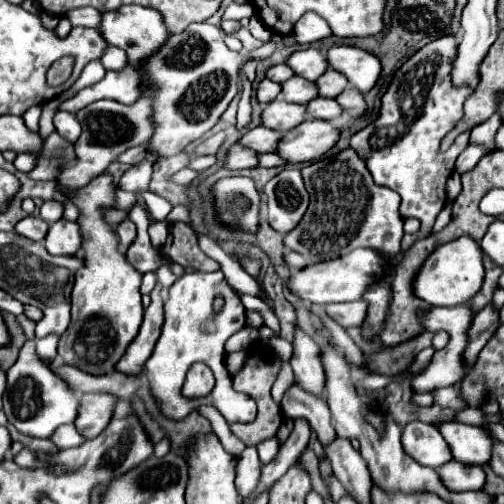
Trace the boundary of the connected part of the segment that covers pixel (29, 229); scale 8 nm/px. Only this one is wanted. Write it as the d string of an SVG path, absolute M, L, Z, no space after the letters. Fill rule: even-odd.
M28 215L28 217L24 217L22 221L16 223L16 229L14 229L14 231L16 231L18 235L26 237L26 239L42 241L44 235L46 235L46 231L48 231L48 223L44 223L44 221L38 219L38 217Z

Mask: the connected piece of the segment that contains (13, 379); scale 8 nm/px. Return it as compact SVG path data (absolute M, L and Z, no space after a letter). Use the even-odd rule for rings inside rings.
M32 339L24 343L18 361L6 373L6 393L2 399L2 411L6 413L8 423L14 425L20 433L28 437L48 439L58 425L72 423L76 419L78 399L74 391L38 359L32 343Z

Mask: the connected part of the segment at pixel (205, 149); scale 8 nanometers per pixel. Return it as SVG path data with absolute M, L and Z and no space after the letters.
M220 131L220 133L204 139L202 143L198 143L198 147L194 149L194 153L196 153L196 155L214 155L214 153L220 149L224 137L226 137L226 131Z

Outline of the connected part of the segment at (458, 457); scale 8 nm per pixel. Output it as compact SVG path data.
M450 421L450 423L438 425L438 431L444 437L444 441L448 443L454 461L472 463L472 465L488 463L492 435L486 429Z

